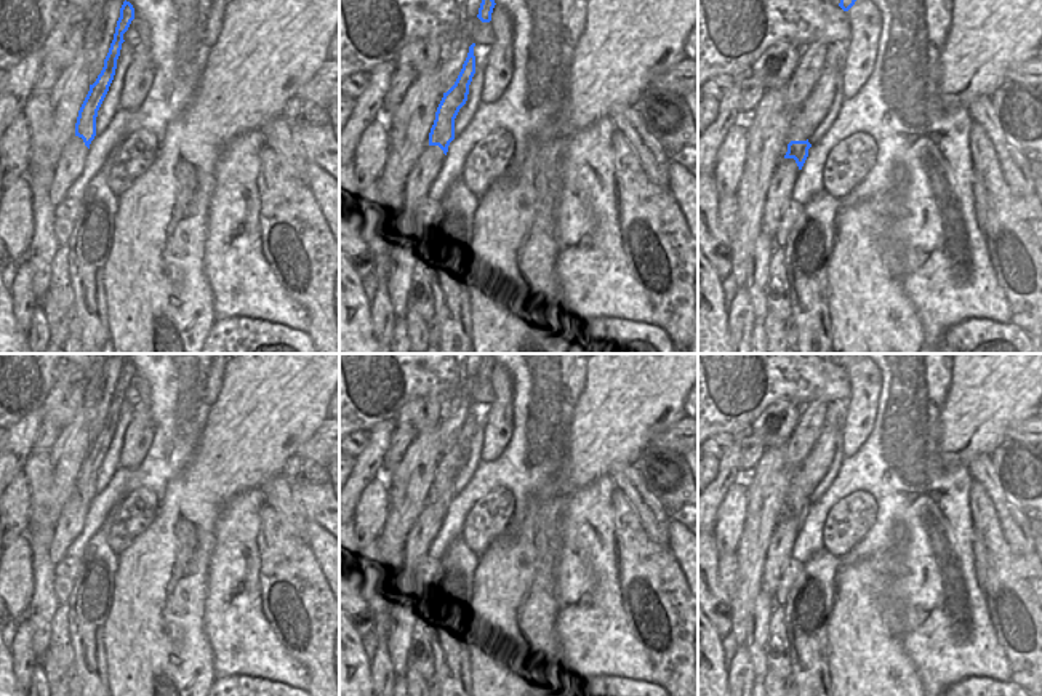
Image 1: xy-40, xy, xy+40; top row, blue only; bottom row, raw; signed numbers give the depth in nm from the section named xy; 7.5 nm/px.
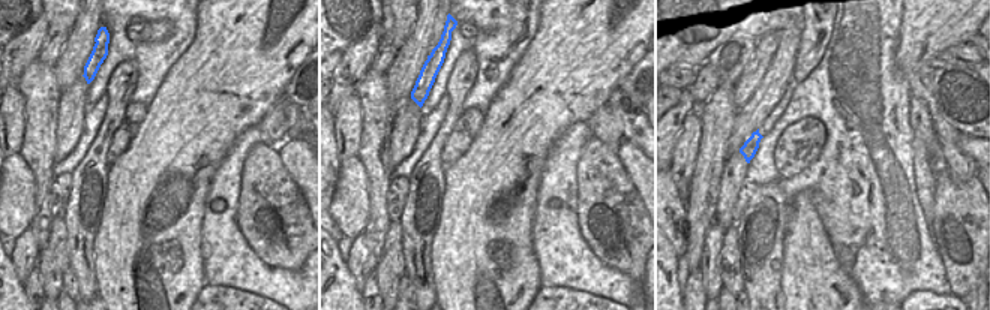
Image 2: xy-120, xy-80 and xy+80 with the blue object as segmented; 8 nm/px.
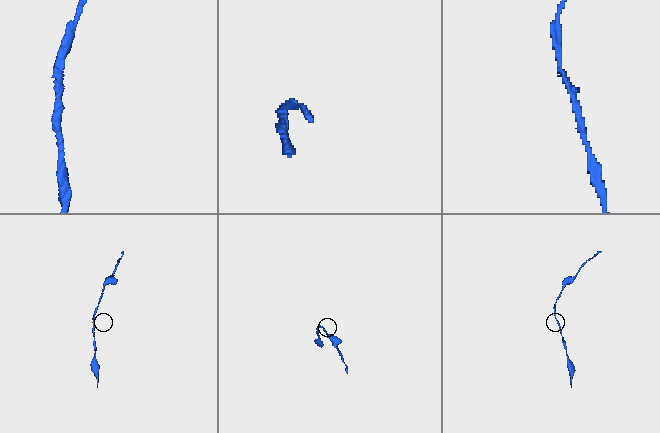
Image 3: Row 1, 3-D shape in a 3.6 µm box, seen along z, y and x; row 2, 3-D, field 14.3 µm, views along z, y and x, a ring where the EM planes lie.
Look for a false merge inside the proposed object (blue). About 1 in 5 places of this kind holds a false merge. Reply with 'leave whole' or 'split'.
leave whole

